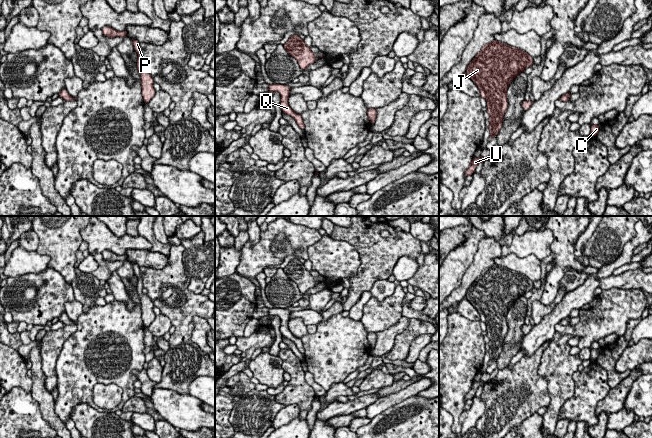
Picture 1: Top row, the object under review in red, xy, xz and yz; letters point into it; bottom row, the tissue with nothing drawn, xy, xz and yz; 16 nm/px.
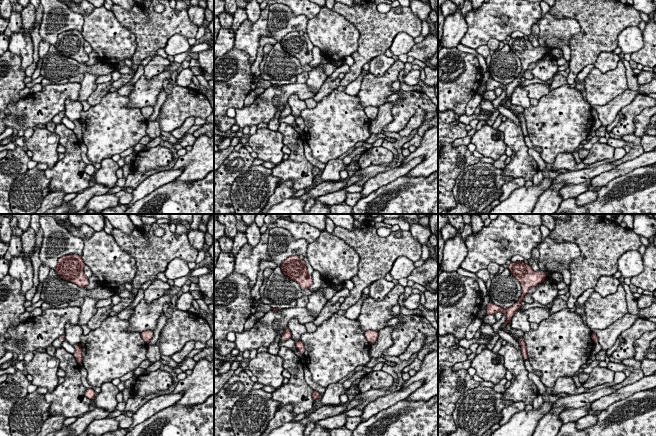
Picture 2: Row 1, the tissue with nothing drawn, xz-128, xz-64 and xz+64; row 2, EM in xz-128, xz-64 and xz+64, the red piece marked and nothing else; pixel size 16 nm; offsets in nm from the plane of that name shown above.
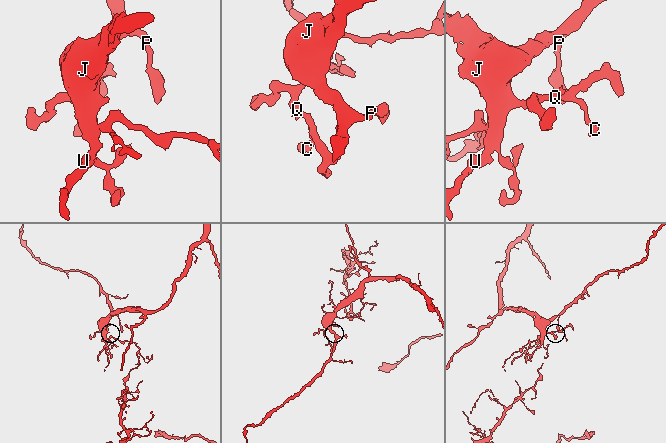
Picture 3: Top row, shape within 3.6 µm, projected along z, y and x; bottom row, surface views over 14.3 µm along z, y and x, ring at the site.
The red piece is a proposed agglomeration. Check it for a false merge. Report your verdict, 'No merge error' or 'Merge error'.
No merge error

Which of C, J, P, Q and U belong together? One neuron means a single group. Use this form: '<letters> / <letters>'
C J P Q U

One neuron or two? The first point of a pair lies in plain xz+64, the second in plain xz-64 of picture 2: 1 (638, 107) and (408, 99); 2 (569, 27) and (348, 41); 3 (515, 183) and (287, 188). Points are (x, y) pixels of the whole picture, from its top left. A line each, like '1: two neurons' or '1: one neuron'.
1: one neuron
2: one neuron
3: one neuron

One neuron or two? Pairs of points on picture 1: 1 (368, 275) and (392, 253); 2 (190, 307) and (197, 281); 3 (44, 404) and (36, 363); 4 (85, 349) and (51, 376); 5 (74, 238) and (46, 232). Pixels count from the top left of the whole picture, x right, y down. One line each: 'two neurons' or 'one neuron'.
1: one neuron
2: two neurons
3: one neuron
4: two neurons
5: one neuron

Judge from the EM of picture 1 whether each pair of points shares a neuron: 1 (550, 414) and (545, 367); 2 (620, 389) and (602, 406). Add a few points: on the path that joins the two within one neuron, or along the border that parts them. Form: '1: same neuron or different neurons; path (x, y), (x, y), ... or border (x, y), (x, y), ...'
1: same neuron; path (555, 402), (554, 379)
2: same neuron; path (616, 394), (607, 403)

